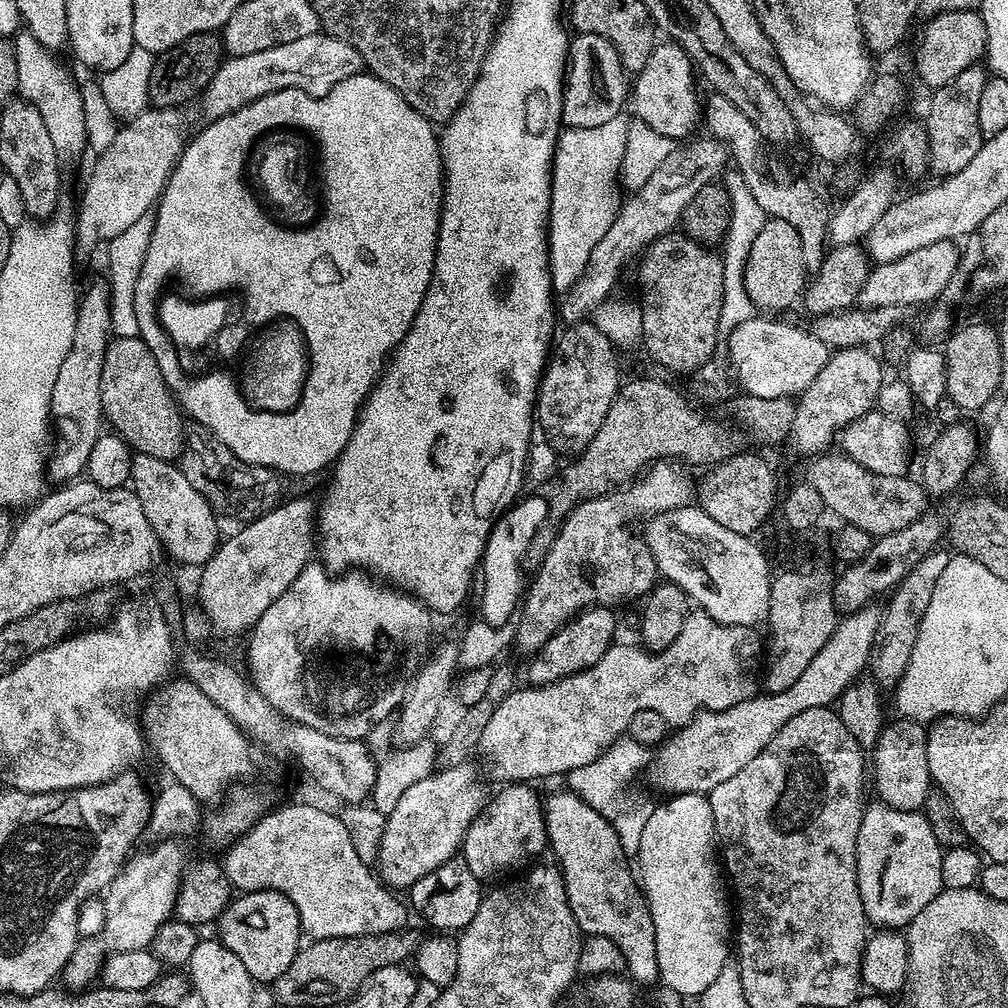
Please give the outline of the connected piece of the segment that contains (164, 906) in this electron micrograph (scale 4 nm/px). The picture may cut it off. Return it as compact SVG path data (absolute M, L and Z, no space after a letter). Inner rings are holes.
M156 842L149 852L137 851L108 885L102 899L105 924L98 938L84 938L77 943L74 954L66 962L62 973L67 987L80 990L97 979L106 954L125 952L131 948L148 948L158 926L173 915L180 878L186 867L184 852L176 842Z

